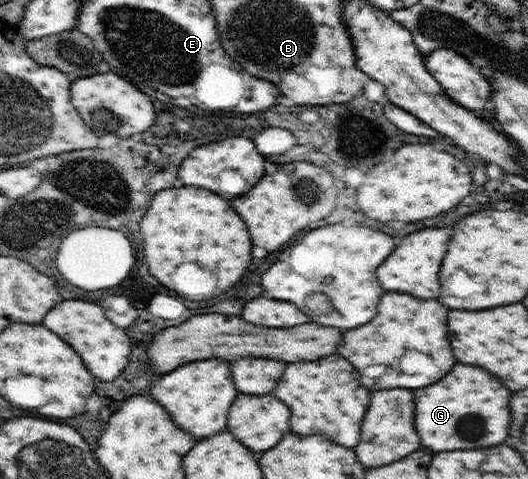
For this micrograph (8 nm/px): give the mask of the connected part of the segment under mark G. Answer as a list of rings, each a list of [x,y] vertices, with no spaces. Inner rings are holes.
[[[457,363],[441,383],[415,391],[415,425],[421,443],[433,451],[455,451],[455,449],[479,449],[505,443],[509,435],[511,409],[509,389],[503,387],[495,375],[481,367]]]

